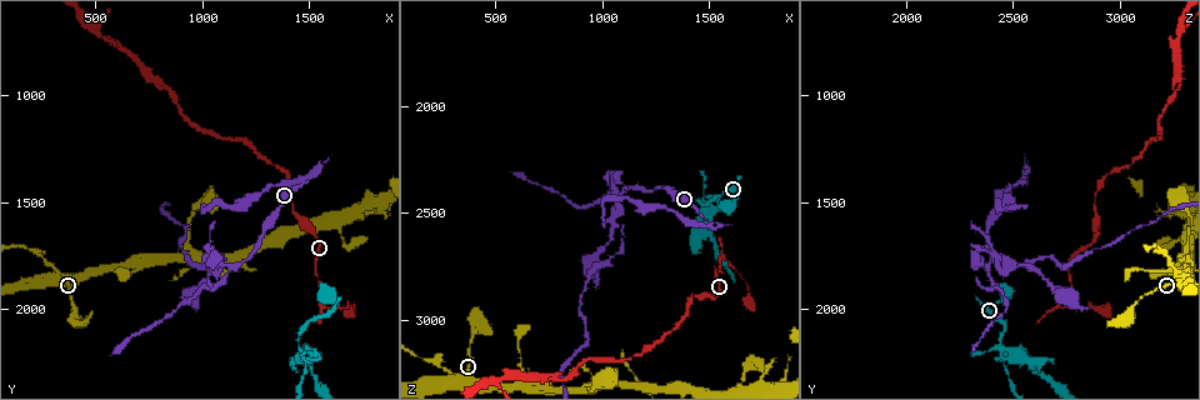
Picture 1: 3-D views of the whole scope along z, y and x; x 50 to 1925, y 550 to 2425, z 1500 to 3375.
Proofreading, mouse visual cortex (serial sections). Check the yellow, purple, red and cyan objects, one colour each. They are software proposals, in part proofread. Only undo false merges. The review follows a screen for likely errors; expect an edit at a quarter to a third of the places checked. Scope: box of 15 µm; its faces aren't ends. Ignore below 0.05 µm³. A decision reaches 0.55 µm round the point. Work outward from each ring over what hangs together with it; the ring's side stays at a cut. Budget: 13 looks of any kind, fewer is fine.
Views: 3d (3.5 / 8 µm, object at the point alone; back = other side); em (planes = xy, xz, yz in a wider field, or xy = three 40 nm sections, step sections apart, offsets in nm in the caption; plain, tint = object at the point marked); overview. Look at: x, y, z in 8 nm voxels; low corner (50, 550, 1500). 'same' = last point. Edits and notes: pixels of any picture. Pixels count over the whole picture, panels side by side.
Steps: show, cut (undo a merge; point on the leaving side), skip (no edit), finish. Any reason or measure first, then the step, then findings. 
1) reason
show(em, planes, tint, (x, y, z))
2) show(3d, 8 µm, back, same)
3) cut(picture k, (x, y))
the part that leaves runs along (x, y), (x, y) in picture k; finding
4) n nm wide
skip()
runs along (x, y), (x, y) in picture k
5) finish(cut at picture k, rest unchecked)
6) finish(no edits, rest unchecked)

sharp bend
show(3d, 3.5 µm, (1550, 1980, 2710))

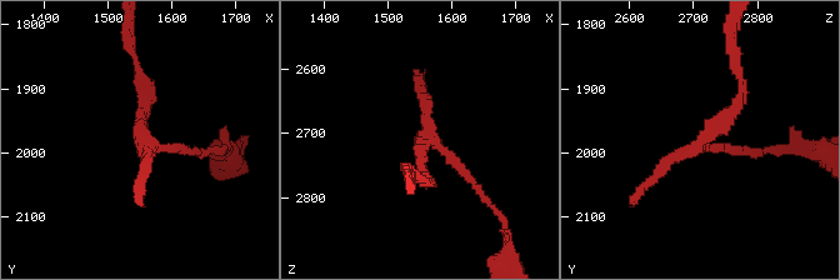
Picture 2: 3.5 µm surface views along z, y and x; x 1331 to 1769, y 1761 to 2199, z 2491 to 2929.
skip()
runs along (138, 75), (141, 136), (203, 151) in picture 2; one cell here

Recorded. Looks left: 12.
sharp bend
show(3d, 3.5 µm, (1440, 2160, 2430))

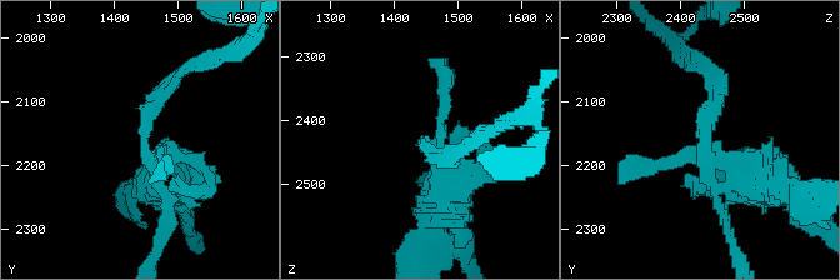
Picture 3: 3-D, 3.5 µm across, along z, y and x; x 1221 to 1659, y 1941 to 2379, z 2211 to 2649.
show(em, xy, step 5, tint, (1445, 2170, 2440))

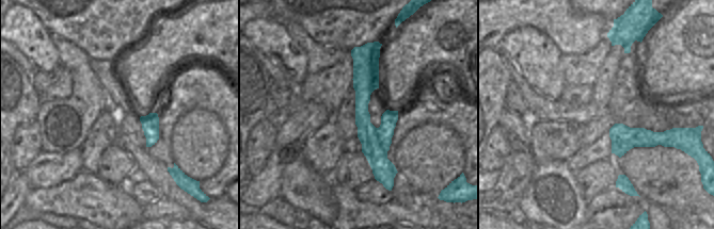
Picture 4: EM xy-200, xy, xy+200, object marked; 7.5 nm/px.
cut(picture 3, (181, 210))
the part that leaves runs along (154, 155), (178, 163), (181, 201) in picture 3; two cells meet here

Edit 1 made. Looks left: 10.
redraw
show(overview)

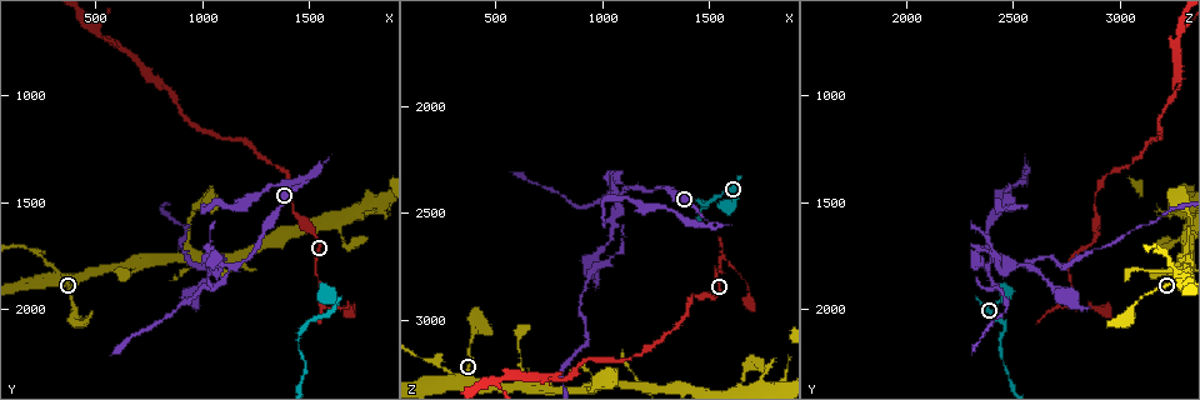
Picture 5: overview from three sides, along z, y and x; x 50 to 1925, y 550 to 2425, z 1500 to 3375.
sharp bend
show(3d, 3.5 µm, (1490, 1400, 2550))

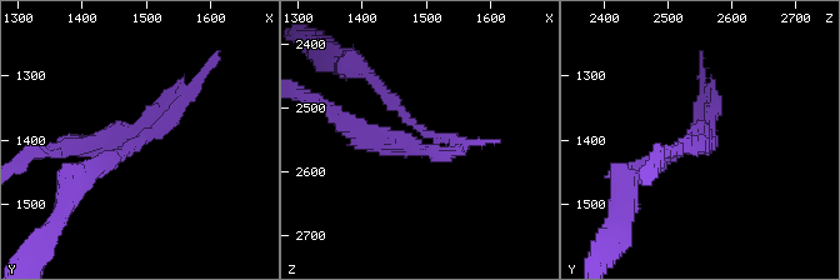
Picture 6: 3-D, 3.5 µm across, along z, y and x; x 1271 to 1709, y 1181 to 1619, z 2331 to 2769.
show(em, xy, step 2, tint, (1490, 1395, 2545))

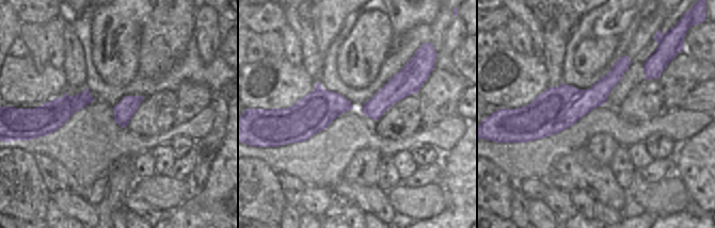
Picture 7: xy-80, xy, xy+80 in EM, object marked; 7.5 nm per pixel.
cut it another way
show(em, xy, step 5, tint, same)

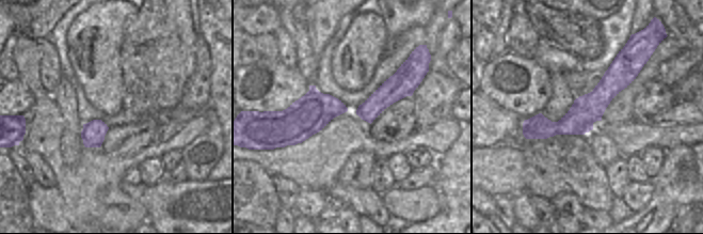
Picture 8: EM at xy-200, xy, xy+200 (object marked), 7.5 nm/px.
cut(picture 6, (378, 138))
the part that leaves runs along (418, 141), (368, 138), (314, 100) in picture 6; a second cell is stuck on

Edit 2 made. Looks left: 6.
thin neck
show(3d, 3.5 µm, (1030, 1730, 2370))

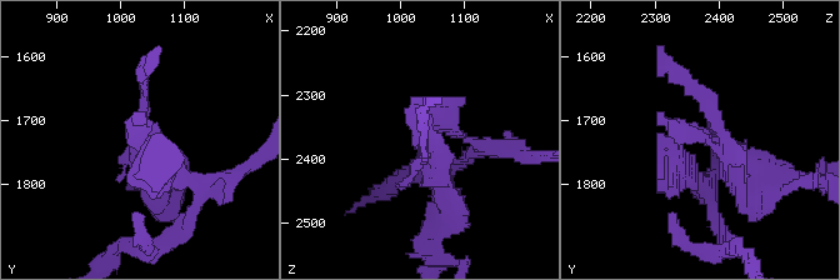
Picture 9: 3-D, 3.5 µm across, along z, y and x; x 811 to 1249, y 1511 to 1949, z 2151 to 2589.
need the tissue
show(em, xy, step 1, tint, (1035, 1715, 2360))

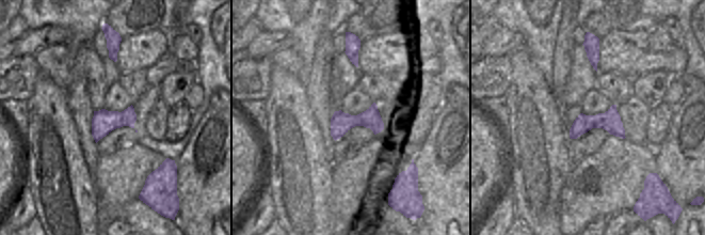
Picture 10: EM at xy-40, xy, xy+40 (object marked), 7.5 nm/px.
another direction
show(em, xy, step 3, tint, same)

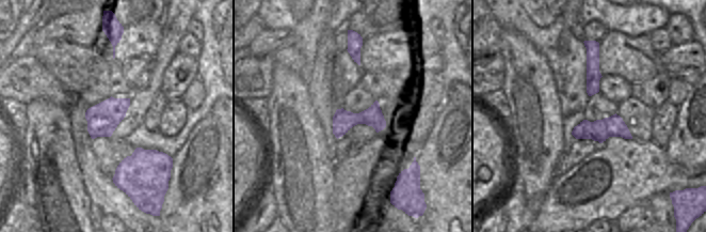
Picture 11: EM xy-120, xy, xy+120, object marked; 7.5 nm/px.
160 nm wide
cut(picture 9, (130, 153))
the part that leaves runs along (679, 143), (698, 131), (765, 178) in picture 9; two cells meet here

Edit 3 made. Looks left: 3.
arms part here
show(3d, 3.5 µm, (500, 700, 3280))

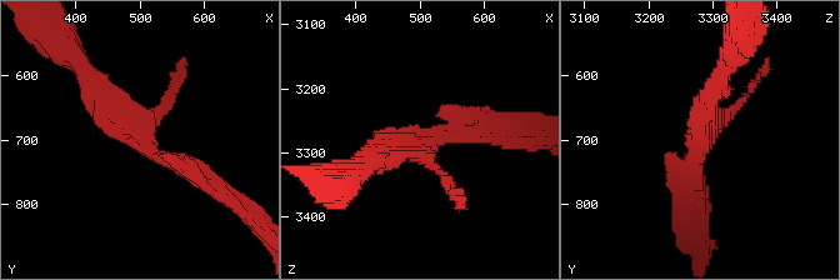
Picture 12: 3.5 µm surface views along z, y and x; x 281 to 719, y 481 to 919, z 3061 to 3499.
3 arms; arms of 100, 200, 300 nm
show(em, xy, step 3, tint, (495, 700, 3285))

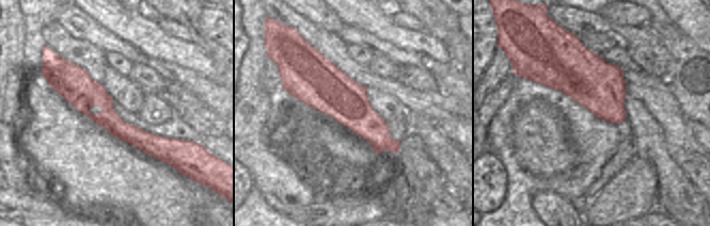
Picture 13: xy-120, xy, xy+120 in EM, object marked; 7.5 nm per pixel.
skip()
runs along (56, 80), (92, 93), (127, 132), (176, 145) in picture 13; continuous, no second cell

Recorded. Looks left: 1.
finish(cut at picture 3, cut at picture 6, cut at picture 9, rest unchecked)

